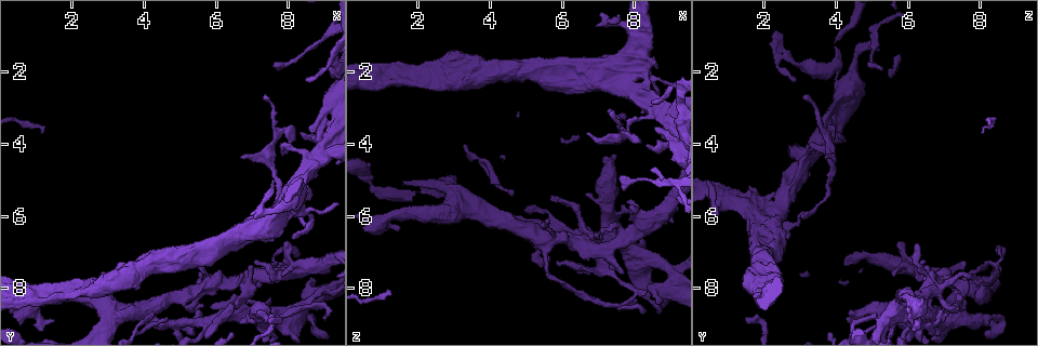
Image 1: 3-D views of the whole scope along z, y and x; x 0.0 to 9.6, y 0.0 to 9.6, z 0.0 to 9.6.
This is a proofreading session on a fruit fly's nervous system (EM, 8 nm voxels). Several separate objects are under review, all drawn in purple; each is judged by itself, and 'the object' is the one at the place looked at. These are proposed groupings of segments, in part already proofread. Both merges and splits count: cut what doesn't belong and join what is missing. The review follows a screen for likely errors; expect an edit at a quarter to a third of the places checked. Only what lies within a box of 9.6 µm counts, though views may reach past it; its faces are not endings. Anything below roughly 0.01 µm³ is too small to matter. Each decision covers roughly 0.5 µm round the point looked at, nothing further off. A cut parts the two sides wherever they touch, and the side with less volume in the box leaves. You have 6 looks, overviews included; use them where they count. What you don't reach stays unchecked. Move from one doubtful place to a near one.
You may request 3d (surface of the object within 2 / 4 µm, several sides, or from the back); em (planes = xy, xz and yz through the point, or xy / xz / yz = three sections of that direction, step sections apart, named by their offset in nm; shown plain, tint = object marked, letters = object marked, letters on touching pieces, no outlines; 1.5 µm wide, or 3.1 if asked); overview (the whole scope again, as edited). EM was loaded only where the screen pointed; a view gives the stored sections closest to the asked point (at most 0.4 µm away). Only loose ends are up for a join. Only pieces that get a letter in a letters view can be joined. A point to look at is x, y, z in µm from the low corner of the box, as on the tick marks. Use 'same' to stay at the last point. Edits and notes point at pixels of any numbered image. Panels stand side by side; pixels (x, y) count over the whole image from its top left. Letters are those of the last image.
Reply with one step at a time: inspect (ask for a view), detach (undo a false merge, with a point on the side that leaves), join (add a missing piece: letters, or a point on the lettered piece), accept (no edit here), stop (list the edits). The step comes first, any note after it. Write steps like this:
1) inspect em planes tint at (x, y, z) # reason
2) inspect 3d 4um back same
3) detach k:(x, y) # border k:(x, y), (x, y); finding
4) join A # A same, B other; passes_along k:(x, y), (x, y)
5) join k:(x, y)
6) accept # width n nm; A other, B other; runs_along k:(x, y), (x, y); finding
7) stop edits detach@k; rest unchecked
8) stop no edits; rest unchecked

inspect em planes letters at (1.05, 8.35, 1.75) # thick end

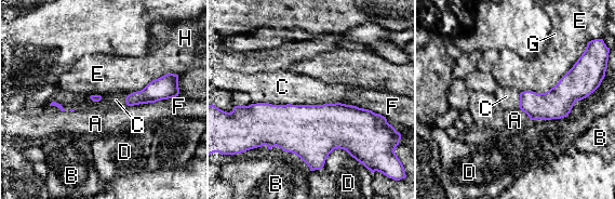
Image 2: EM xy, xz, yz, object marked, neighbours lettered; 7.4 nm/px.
accept # A other, B other, C other, D other, E other, F other, G other, H other; border 2:(338, 102), (330, 104), (253, 104); no lettered piece goes on from it

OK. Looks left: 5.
inspect em yz step 4 tint at (7.60, 9.10, 2.05) # abrupt turn

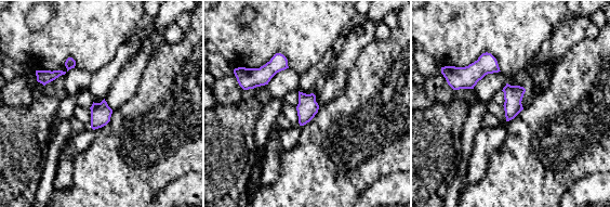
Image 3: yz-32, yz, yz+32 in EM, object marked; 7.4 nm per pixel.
inspect em xy step 4 letters same # another direction

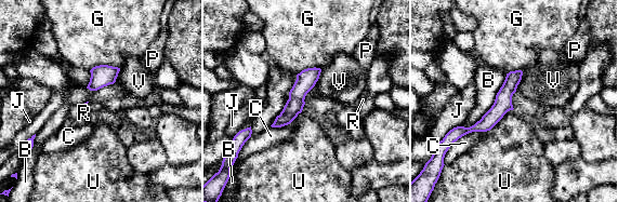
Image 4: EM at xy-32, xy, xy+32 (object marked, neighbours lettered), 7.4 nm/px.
accept # width 60 nm; B other, C other, G other, J other, P other, R other, U other, V other; border 4:(522, 70), (522, 79), (515, 91); continuous, no second neuron

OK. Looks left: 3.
inspect 3d 2um at (7.80, 3.65, 3.75) # branch point

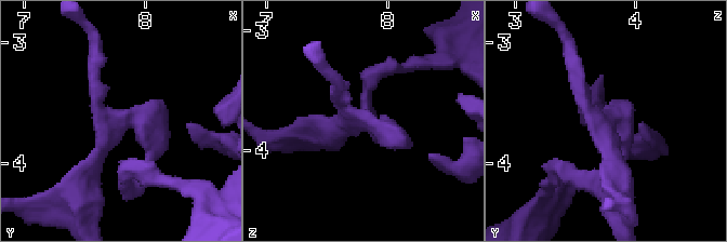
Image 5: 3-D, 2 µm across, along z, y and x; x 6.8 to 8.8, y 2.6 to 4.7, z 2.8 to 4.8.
inspect em yz step 4 letters at (7.80, 3.68, 3.76) # shape alone is not enough

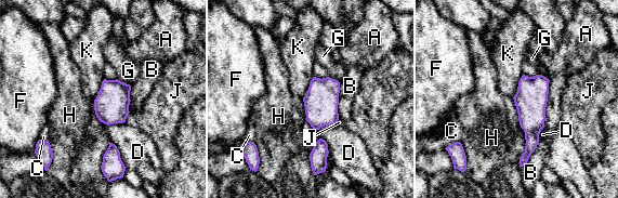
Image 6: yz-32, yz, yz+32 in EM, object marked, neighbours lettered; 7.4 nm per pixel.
accept # A other, B other, C other, D other, F other, G other, H other, J other, K other; runs_along 6:(539, 77), (524, 159); continuous, no second neuron

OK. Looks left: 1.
stop no edits; rest unchecked

